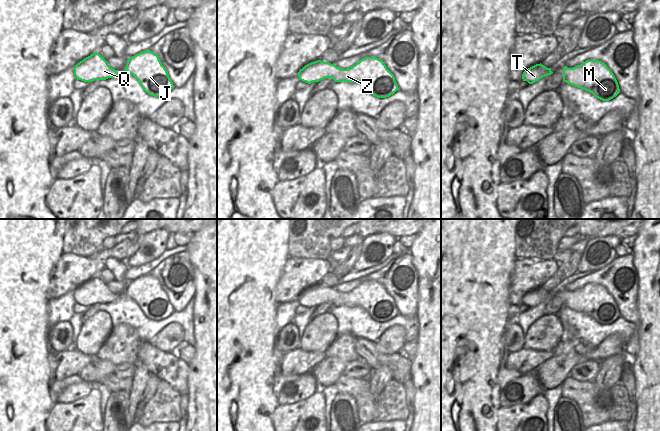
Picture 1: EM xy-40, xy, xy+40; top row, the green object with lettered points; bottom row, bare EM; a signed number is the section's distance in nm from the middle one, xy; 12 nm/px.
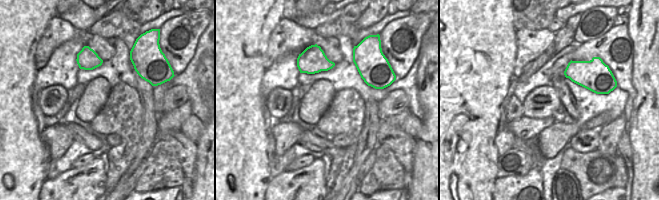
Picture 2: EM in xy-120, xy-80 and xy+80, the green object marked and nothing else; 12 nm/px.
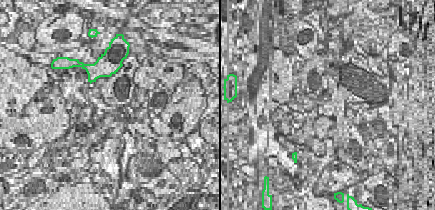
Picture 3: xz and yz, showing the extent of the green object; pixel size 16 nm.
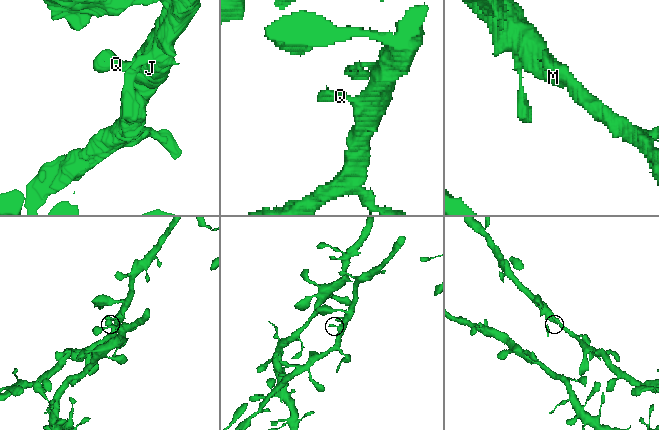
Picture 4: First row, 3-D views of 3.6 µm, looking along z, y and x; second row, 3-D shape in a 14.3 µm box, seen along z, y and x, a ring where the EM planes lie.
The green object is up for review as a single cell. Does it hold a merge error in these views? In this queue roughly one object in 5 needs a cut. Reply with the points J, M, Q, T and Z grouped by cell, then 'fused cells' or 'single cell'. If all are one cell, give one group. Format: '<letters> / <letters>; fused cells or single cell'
J M Q T Z; single cell

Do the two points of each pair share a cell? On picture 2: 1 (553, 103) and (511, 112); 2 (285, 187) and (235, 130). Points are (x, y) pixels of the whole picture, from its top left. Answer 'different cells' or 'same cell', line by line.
1: same cell
2: different cells

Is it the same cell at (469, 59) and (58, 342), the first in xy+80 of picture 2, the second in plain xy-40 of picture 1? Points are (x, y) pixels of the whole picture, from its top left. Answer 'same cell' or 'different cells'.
different cells

